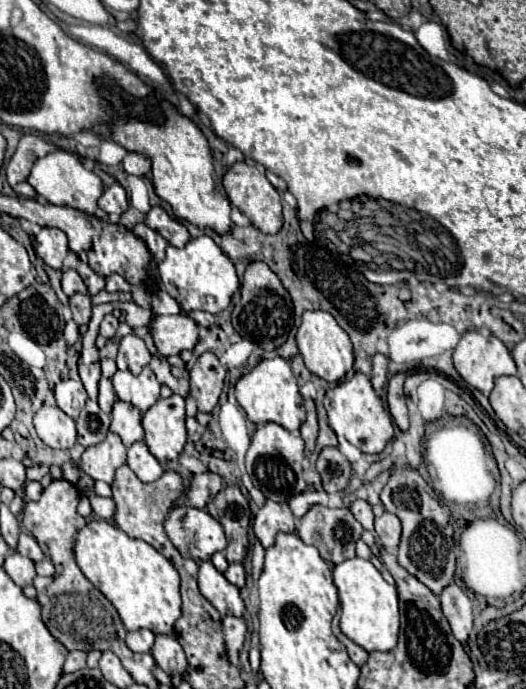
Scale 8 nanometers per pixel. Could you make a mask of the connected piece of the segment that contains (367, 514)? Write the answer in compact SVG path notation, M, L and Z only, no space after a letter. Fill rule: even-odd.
M354 501L350 505L352 515L356 517L356 521L366 529L366 531L374 531L374 515L372 515L372 507L366 501Z

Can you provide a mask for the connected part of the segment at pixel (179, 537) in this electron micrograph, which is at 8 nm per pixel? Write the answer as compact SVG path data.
M176 505L164 527L166 535L184 557L206 561L216 551L226 549L222 525L204 509L194 509L192 505Z

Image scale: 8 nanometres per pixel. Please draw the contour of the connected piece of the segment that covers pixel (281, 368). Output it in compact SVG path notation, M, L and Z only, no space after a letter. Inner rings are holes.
M282 357L262 359L250 373L242 375L240 381L236 383L236 399L240 407L246 411L248 419L256 425L272 421L286 427L288 431L298 431L306 417L294 371L290 367L290 361Z

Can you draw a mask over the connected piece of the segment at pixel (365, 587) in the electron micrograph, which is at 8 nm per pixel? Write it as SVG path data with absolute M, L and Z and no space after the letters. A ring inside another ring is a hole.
M348 559L334 567L334 585L338 587L338 597L342 605L340 631L360 645L364 651L390 651L398 641L398 591L388 585L380 571L368 559Z

